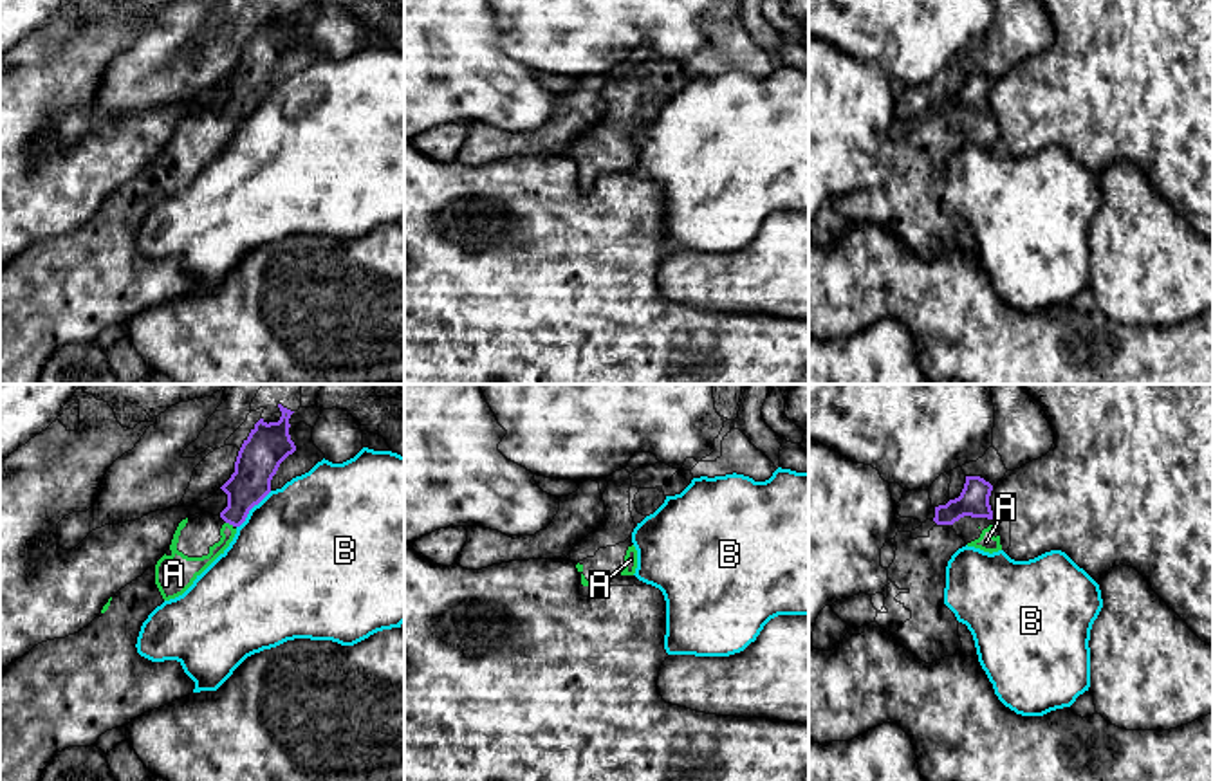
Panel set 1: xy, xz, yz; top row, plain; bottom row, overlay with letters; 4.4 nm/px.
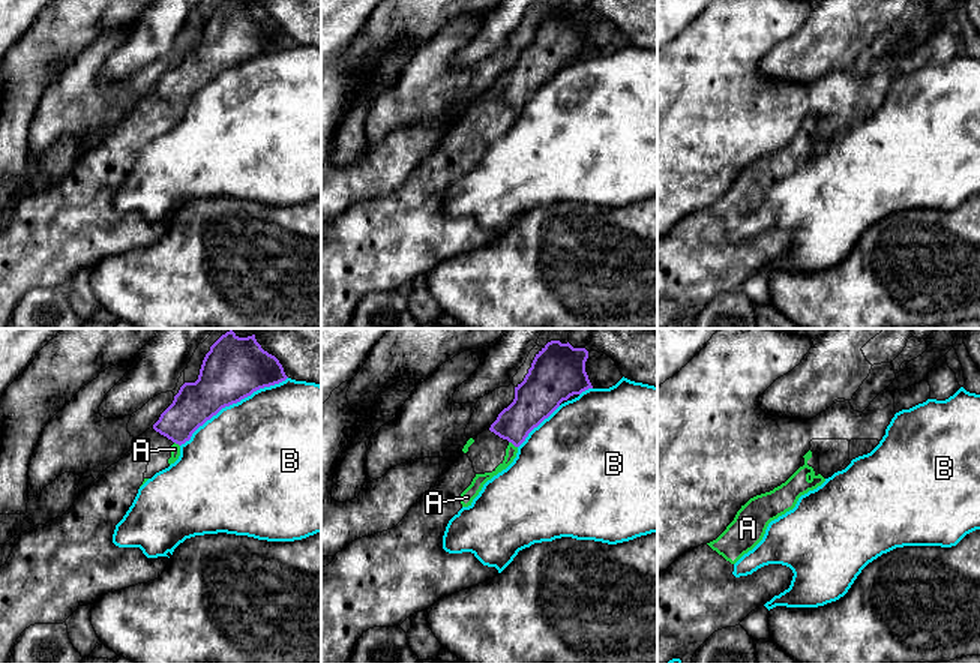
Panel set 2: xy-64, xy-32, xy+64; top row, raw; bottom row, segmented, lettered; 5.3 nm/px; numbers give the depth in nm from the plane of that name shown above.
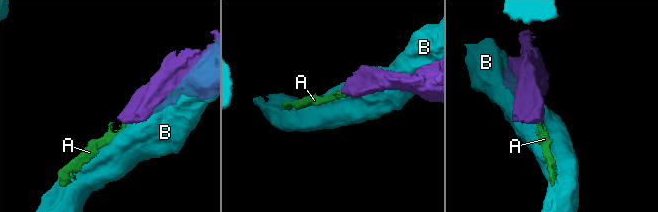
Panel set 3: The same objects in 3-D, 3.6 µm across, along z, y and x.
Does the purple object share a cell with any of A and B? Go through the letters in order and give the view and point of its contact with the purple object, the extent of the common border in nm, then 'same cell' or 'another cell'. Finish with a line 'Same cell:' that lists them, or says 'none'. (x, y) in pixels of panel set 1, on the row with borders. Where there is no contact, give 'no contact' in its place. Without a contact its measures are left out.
A: contact xy (230, 523); length 40 nm; same cell
B: contact xy (251, 507); length 220 nm; another cell
Same cell: A

